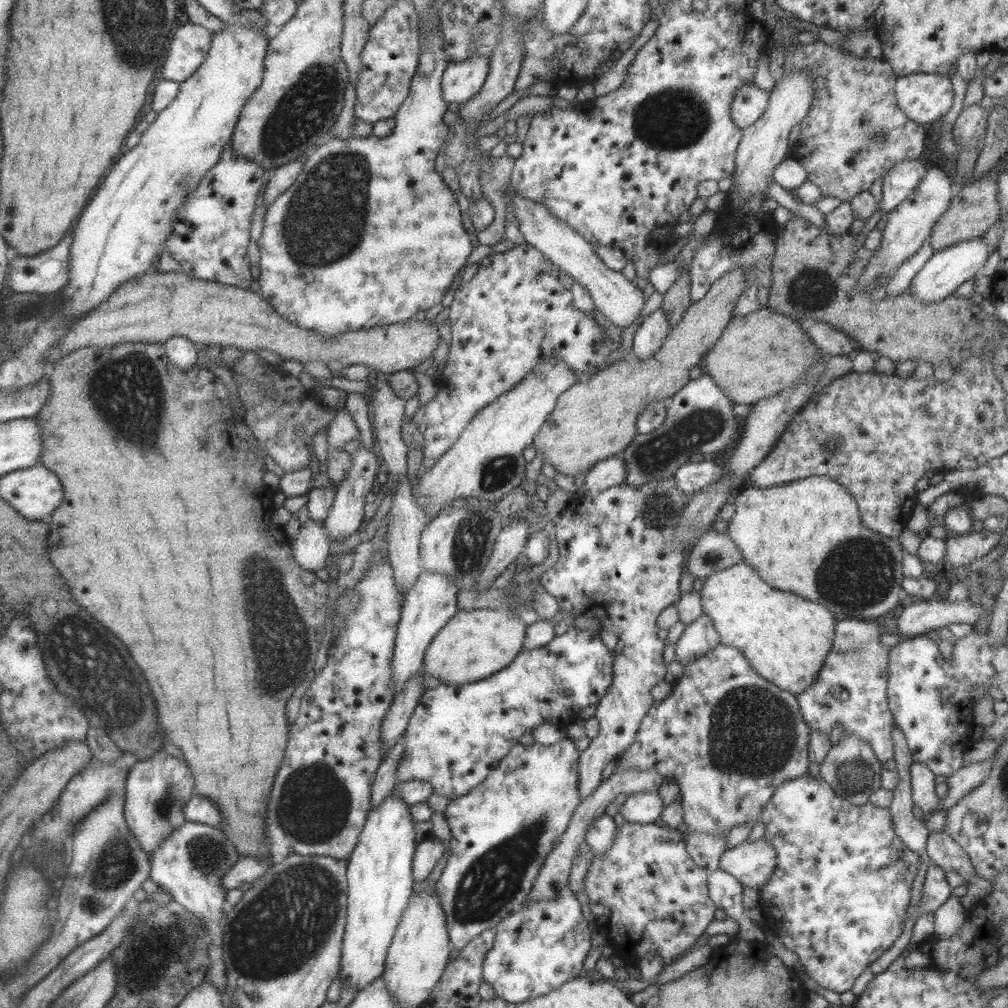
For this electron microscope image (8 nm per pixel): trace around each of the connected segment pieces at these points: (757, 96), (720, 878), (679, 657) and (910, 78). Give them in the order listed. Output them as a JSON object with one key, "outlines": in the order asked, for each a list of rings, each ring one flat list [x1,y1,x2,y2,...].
{"outlines":[[[753,83,741,86,729,104,729,116,733,125,744,129,753,124,768,105,768,93]],[[719,868,708,871,708,895,715,908,721,908,727,917,739,920,745,908,741,906,741,892,743,885,731,874]],[[702,612,686,626,681,637,674,643,674,660,685,666,717,644,720,644,720,639,714,630,713,621]],[[916,73,896,77,894,95,907,118,920,125,937,124,951,108,952,85,947,75]]]}

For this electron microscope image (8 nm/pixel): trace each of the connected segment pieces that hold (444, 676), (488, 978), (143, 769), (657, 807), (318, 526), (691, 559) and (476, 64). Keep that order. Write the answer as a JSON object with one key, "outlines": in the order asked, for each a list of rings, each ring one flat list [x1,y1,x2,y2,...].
{"outlines":[[[459,609,425,648,420,668,425,676,436,677,441,683,465,684,481,680,505,668,522,651,527,628,509,611]],[[560,886,557,896,550,900,523,903,519,910,502,918,496,924,496,937,482,964,482,981,493,988,495,997,517,1005,540,995,559,989,566,981,582,974,583,961,590,949,590,936,587,920,581,915,581,905,569,886]],[[163,750,153,753,148,759,136,760,126,775,123,818,129,832,133,833,147,858,150,858,161,840,186,821,183,807,194,793,193,776,185,761]],[[657,790,626,795,623,804,618,807,625,821,639,824,657,823,662,810,663,802]],[[307,520,300,527,297,539,290,542,293,559,303,570,315,572,325,569,325,558,330,555,327,530,322,522]],[[709,528,692,546,683,566,685,573,703,579,742,561,740,550,730,541,728,535]],[[486,54,475,55,464,62,449,62,440,83,442,98,446,103,462,104,471,99,480,89,489,73]]]}

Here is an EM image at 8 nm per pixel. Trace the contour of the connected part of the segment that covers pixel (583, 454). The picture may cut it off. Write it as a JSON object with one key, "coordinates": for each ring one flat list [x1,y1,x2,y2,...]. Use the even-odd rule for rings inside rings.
{"coordinates":[[731,270,725,276,714,280,709,287,703,298,690,303,679,322,671,327,670,332,663,339,661,348,657,349,653,356,649,355,645,359,637,360,637,357,630,353,582,382,569,386,565,392,559,394,553,410,547,414,543,426,537,430,531,442,535,454,541,456,542,462,548,462,555,471,573,478,581,473,585,474,597,461,620,454,623,448,635,438,635,418,643,406,651,402,659,402,659,400,666,401,684,384,687,384,691,368,700,363,703,354,713,346,731,320,733,305,744,290,745,278,741,270]]}

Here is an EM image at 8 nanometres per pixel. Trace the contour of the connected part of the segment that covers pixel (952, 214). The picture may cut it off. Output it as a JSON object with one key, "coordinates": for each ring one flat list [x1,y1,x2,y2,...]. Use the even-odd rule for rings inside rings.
{"coordinates":[[982,177,972,183,963,185,951,198,947,210,937,218,929,234,929,244,933,252,951,246,957,242,981,237,984,232,999,218,1000,201,997,201,997,183]]}

